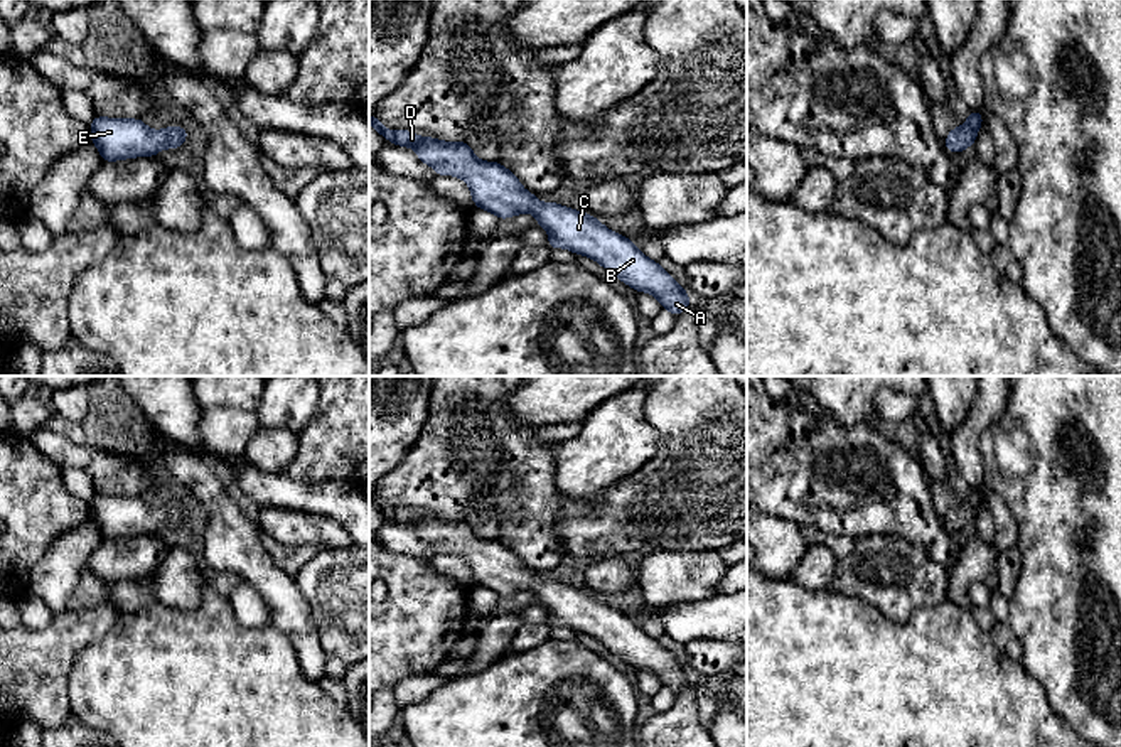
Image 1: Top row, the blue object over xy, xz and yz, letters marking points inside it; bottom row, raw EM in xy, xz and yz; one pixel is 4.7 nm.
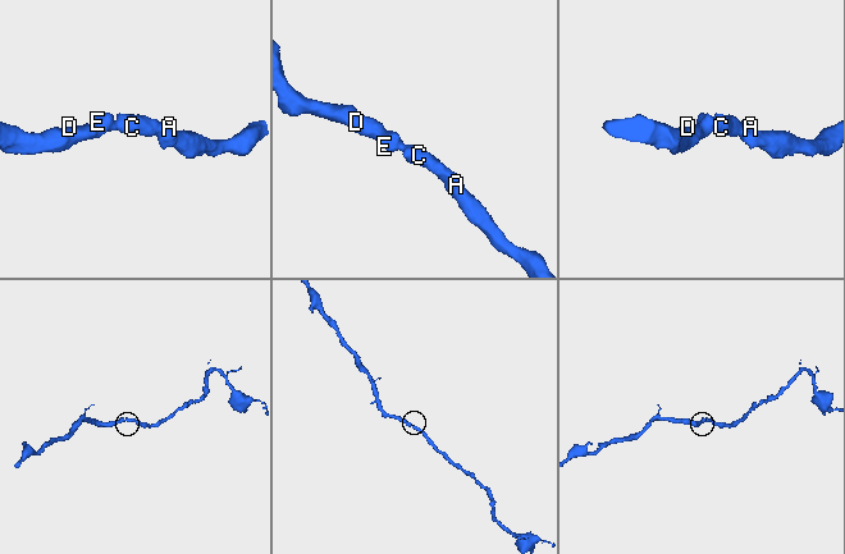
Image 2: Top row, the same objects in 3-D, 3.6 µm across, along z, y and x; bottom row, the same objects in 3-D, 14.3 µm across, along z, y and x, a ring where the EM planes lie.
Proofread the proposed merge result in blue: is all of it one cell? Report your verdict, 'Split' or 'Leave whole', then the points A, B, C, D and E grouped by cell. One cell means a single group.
Leave whole. Groups: A B C D E

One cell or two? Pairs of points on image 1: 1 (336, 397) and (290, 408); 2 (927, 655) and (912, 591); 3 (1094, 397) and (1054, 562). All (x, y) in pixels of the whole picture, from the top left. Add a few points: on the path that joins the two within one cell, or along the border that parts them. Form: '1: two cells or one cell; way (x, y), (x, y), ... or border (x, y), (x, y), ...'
1: two cells; border (321, 393), (316, 412), (299, 434)
2: two cells; border (948, 601), (904, 623), (877, 609)
3: one cell; way (1052, 429), (1054, 518)

